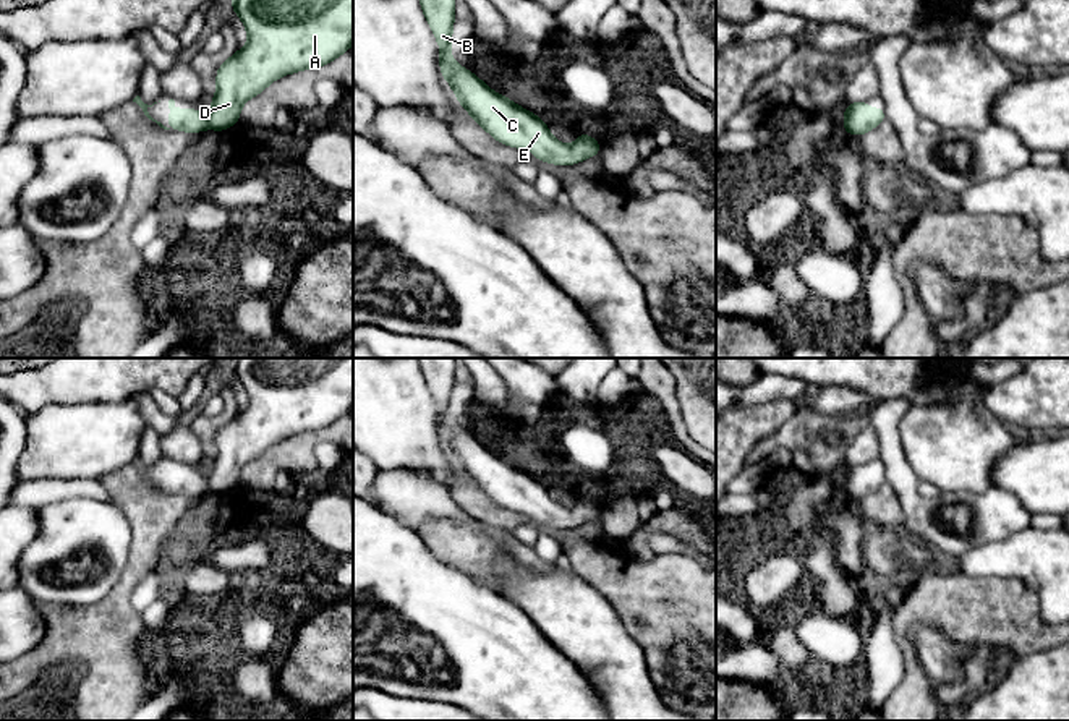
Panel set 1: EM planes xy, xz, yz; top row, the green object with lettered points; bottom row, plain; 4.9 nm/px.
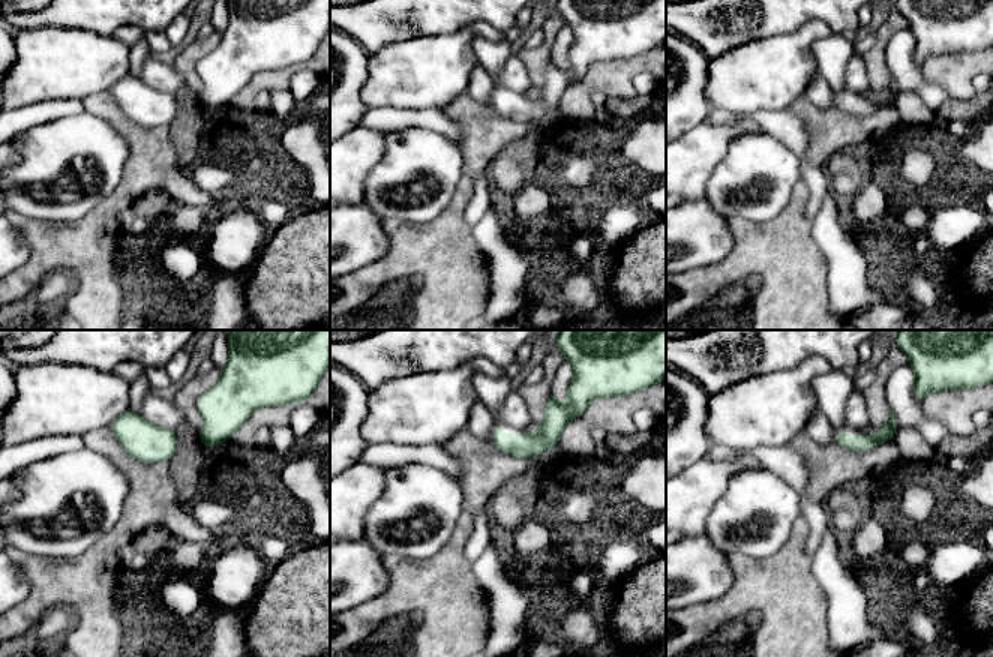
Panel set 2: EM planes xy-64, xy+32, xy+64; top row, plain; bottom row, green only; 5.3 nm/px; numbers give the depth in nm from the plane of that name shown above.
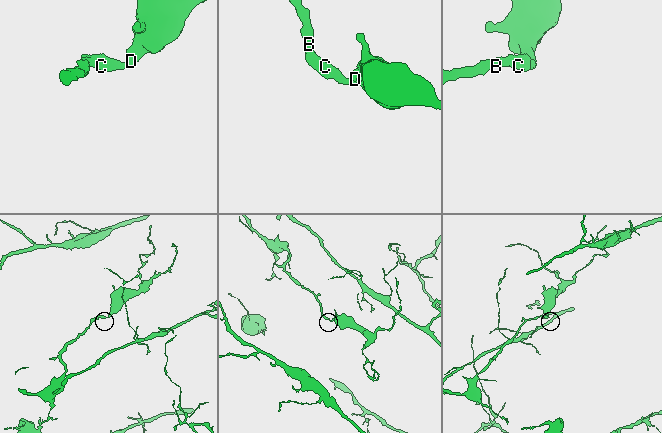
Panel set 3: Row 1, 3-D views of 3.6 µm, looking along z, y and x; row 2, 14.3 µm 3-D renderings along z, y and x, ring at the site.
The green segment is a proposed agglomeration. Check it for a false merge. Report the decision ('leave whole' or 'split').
leave whole

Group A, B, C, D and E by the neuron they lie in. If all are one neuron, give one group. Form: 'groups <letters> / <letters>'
groups A B C D E

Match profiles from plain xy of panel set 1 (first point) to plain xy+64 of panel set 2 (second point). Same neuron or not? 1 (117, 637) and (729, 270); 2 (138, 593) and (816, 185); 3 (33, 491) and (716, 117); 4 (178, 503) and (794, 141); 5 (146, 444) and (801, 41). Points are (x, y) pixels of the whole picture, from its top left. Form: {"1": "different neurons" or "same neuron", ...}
{"1": "same neuron", "2": "same neuron", "3": "same neuron", "4": "different neurons", "5": "different neurons"}

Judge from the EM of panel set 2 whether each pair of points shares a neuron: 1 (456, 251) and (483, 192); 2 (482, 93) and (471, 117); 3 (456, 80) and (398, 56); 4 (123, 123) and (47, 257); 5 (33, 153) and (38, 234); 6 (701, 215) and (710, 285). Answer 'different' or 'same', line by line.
1: different
2: different
3: same
4: same
5: different
6: different

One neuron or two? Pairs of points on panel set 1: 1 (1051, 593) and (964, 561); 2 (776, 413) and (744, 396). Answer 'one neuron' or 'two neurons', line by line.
1: one neuron
2: two neurons

